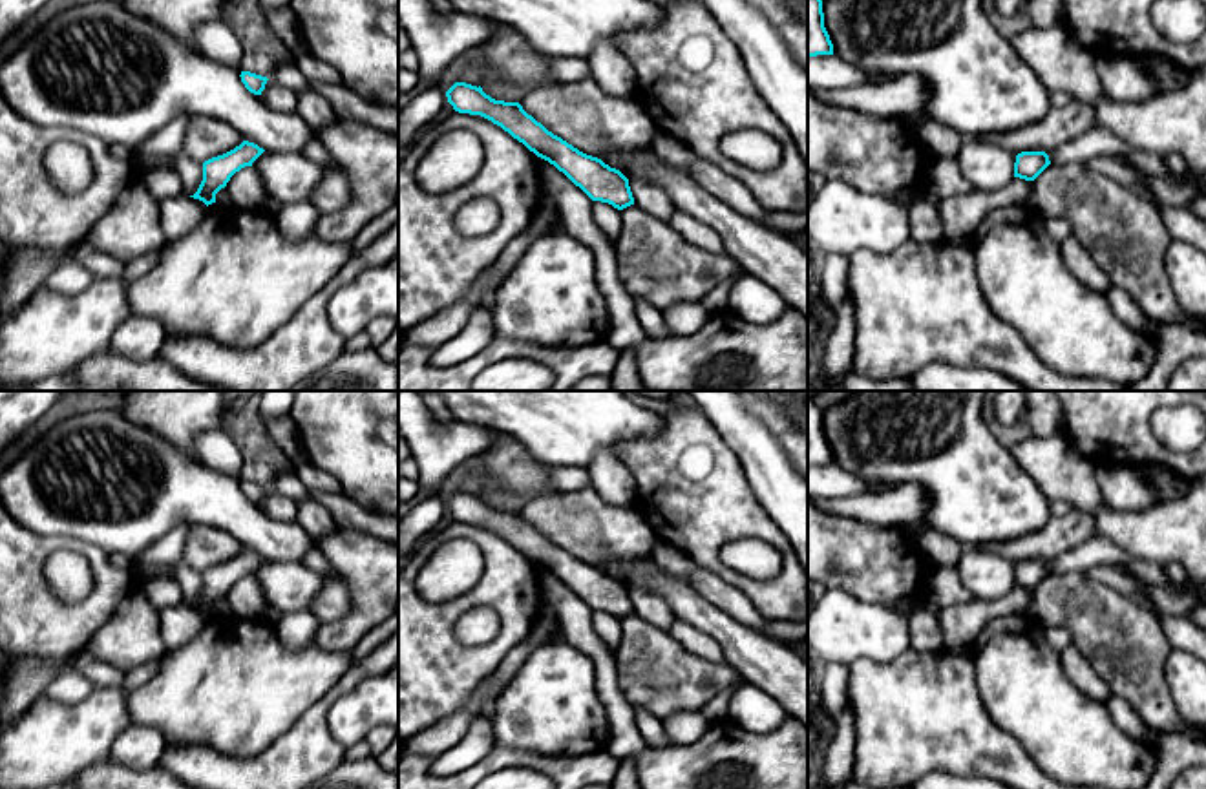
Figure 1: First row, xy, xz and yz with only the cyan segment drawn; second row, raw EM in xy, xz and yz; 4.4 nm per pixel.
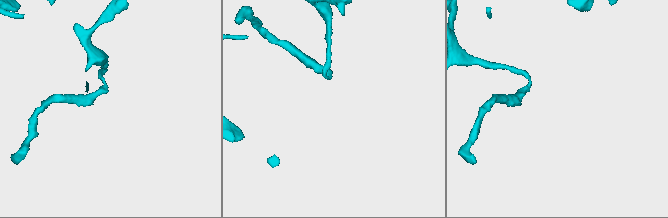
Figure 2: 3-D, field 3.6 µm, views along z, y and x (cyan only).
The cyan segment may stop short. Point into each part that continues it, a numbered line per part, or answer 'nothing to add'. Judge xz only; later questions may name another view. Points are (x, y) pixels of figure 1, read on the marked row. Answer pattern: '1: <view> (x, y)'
nothing to add

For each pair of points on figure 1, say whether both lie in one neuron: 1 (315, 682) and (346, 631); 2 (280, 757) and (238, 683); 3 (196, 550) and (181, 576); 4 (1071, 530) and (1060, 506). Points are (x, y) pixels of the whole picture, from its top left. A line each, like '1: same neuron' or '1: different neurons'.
1: different neurons
2: different neurons
3: different neurons
4: different neurons

